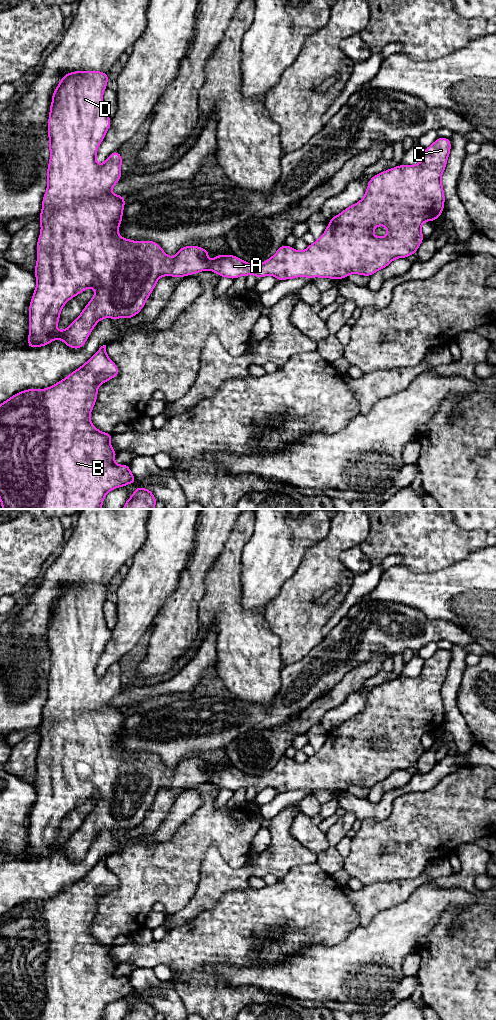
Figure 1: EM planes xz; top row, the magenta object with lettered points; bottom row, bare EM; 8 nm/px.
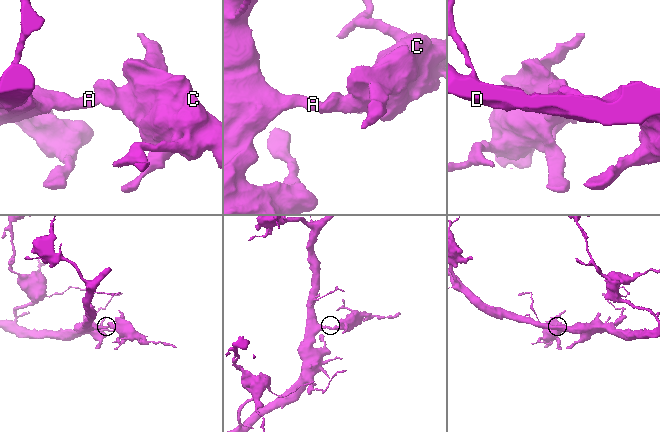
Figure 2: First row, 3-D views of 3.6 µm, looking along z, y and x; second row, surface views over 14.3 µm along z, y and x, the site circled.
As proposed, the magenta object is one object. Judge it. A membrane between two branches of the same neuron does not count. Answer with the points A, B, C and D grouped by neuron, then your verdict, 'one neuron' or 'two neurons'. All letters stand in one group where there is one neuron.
A B C D; one neuron

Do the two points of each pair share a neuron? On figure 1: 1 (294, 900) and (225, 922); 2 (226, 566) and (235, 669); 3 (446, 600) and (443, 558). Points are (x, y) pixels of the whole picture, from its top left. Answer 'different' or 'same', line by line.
1: same
2: same
3: different

